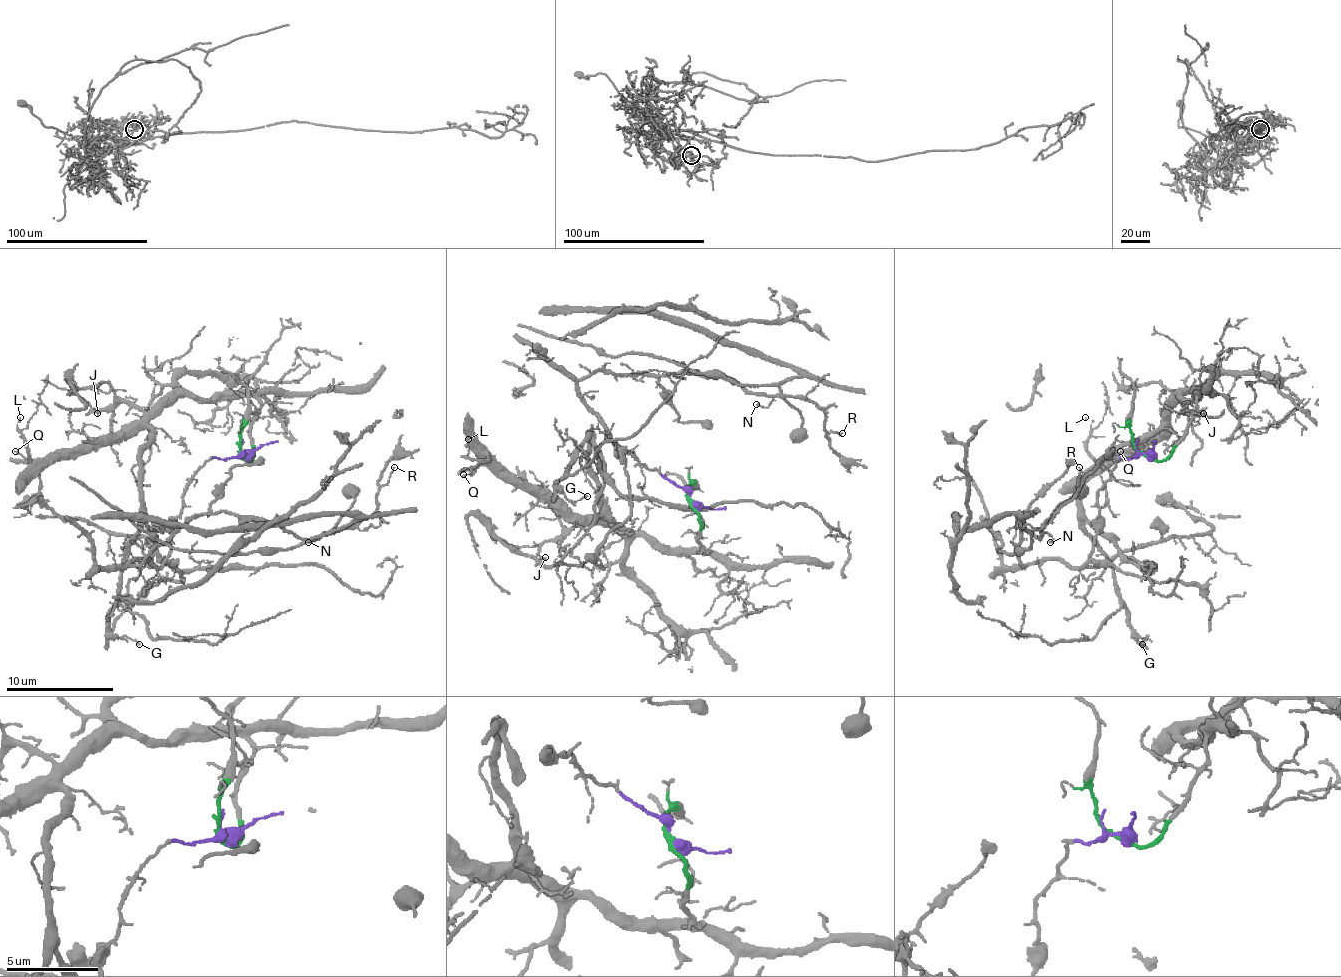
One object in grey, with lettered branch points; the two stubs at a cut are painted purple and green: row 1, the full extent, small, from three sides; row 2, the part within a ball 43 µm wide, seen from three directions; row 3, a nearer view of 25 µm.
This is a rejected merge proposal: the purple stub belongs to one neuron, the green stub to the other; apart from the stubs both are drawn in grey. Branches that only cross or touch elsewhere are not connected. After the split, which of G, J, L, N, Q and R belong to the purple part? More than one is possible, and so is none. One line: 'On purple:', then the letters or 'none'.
On purple: N, R

